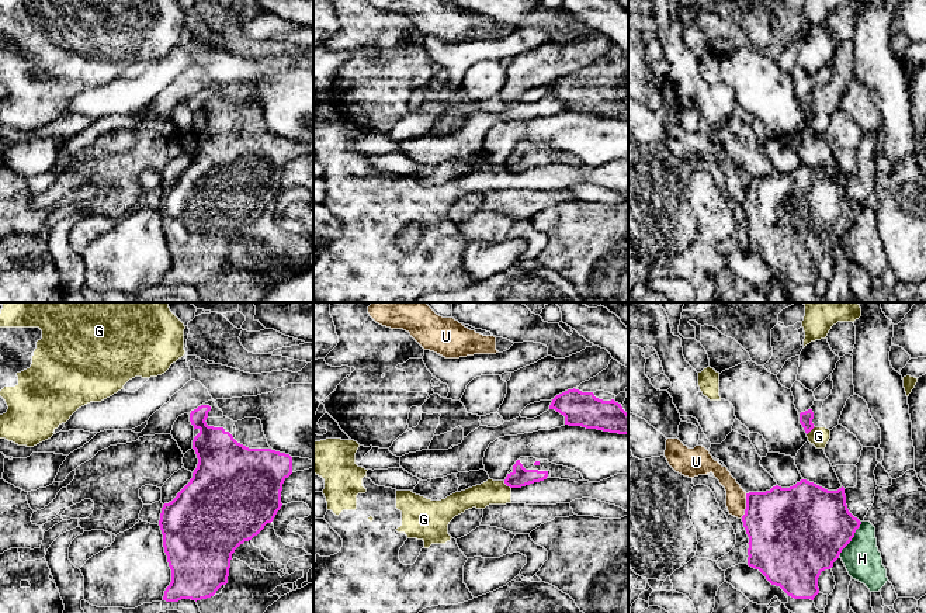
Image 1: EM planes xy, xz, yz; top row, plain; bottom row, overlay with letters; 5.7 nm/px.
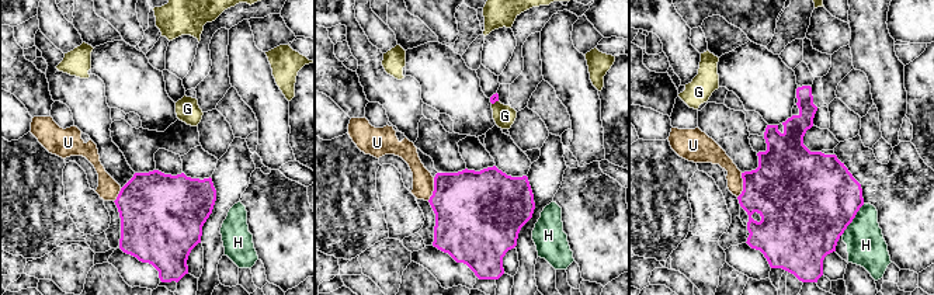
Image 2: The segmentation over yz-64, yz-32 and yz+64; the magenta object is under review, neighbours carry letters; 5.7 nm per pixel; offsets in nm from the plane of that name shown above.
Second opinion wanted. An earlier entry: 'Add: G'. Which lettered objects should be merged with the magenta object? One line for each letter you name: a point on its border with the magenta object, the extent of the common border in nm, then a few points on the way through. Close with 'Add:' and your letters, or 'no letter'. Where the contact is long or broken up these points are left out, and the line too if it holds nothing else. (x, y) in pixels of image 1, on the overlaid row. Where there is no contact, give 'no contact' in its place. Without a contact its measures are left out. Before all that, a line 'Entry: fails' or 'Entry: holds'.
Entry: fails
Add: no letter

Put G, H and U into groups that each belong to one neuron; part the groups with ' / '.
G / H / U

